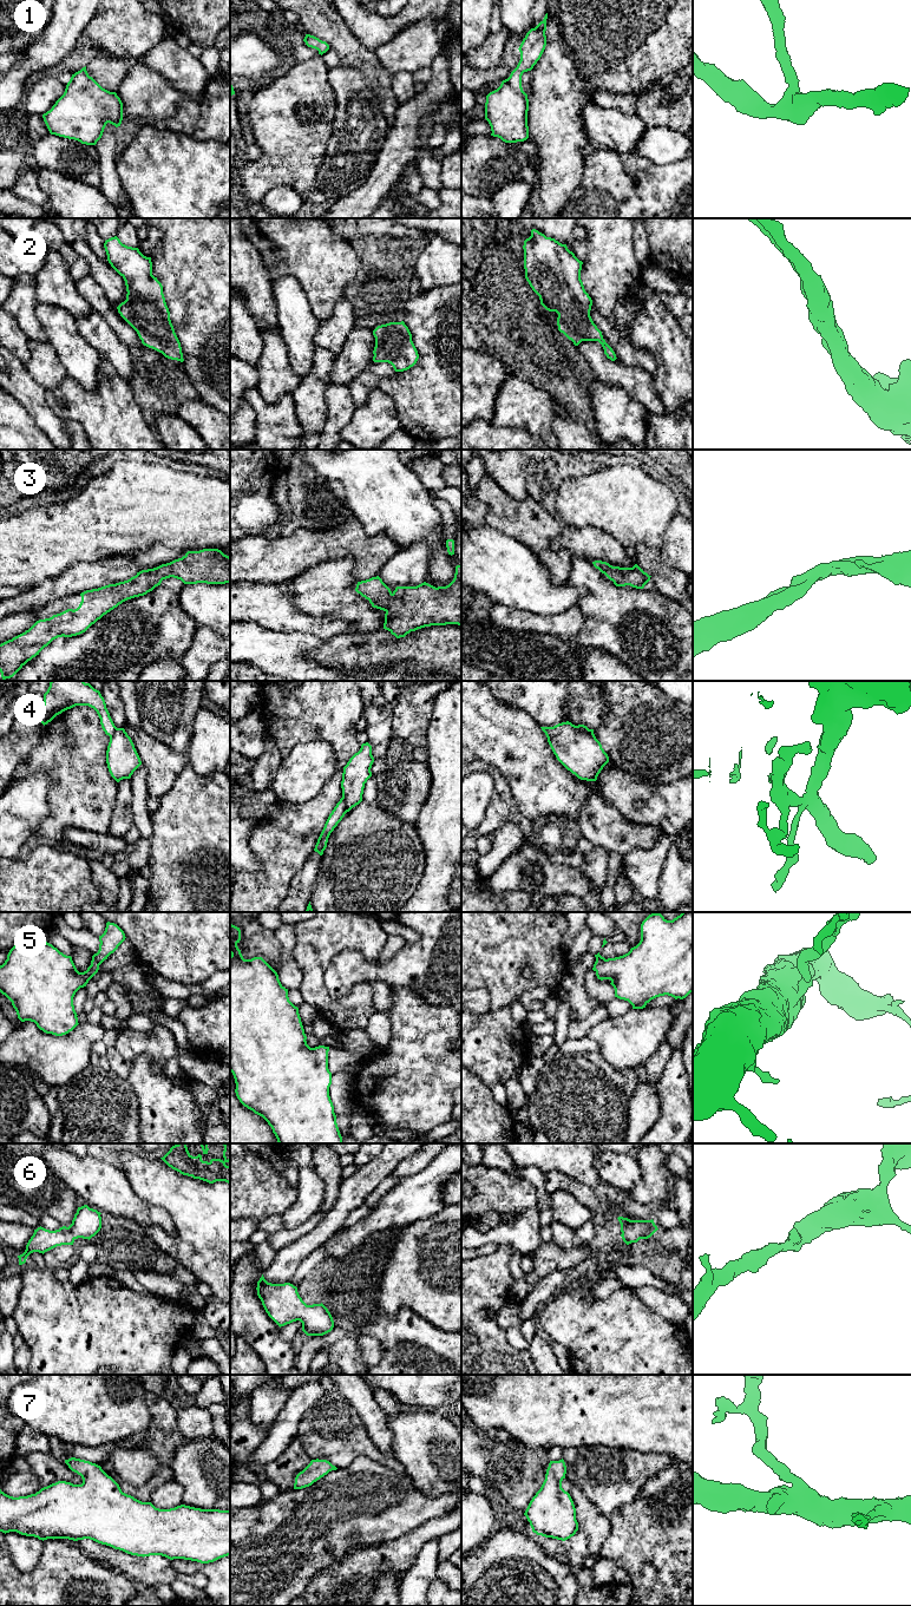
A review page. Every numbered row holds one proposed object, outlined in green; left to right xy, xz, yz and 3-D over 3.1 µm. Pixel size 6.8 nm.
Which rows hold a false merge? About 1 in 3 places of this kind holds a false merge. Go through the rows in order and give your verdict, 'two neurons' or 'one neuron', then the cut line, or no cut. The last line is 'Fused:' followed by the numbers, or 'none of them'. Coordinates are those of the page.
1: one neuron | no cut
2: one neuron | no cut
3: one neuron | no cut
4: two neurons | xz (342, 797), (346, 804), (346, 812)
5: one neuron | no cut
6: one neuron | no cut
7: one neuron | no cut
Fused: 4

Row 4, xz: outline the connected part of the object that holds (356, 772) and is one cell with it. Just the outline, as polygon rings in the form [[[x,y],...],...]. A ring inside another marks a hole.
[[[366,742],[361,745],[360,750],[343,767],[341,788],[346,812],[349,812],[362,801],[365,784],[372,776],[373,762],[372,746]]]

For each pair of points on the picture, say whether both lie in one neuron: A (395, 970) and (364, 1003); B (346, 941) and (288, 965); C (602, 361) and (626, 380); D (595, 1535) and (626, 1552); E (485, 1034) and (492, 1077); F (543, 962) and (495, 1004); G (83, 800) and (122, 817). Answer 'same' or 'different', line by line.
A: different
B: different
C: same
D: different
E: same
F: same
G: different

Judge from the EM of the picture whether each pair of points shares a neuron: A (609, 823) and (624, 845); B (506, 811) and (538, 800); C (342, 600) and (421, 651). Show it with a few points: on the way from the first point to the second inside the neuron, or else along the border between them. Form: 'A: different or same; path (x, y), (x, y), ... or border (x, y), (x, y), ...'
A: same; path (609, 828), (618, 840)
B: different; border (508, 781), (516, 811)
C: different; border (382, 627), (375, 630), (355, 631)

